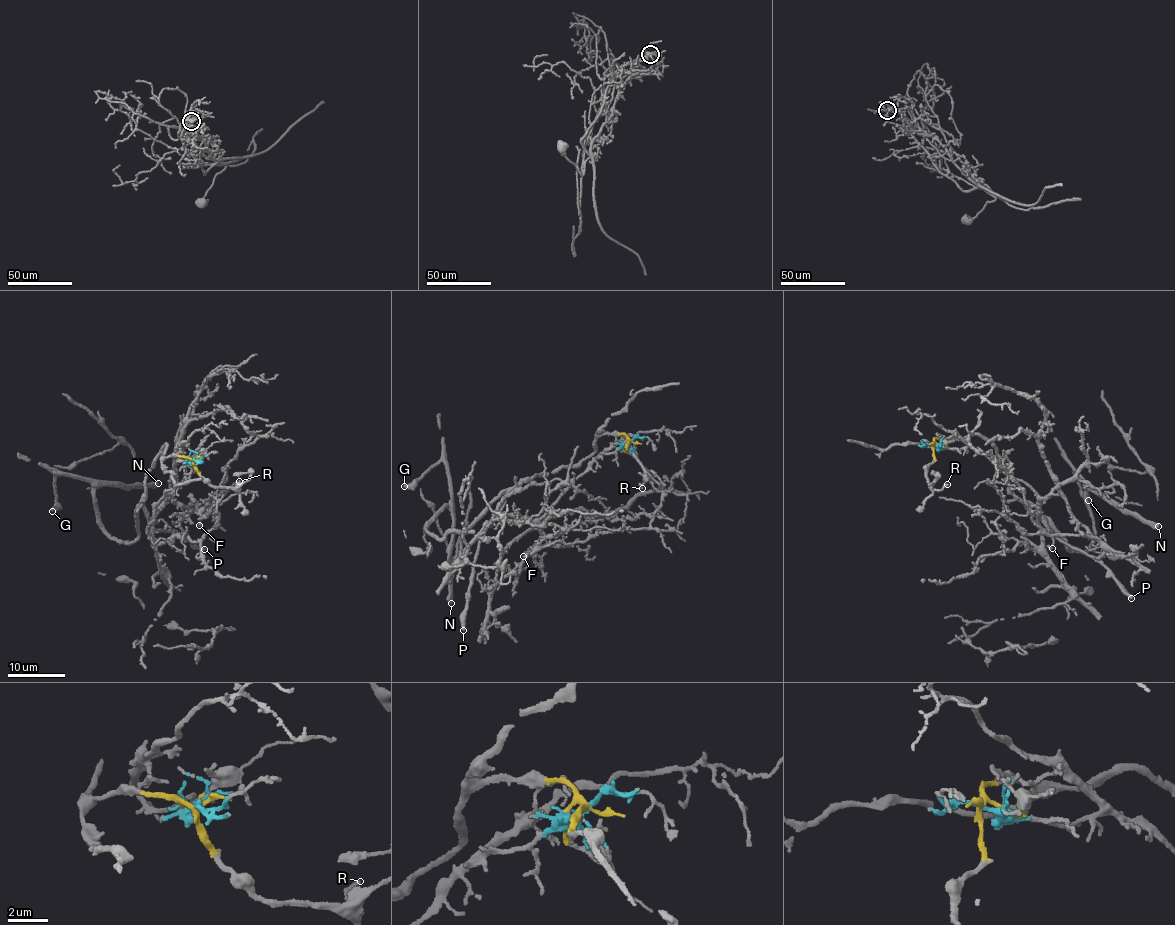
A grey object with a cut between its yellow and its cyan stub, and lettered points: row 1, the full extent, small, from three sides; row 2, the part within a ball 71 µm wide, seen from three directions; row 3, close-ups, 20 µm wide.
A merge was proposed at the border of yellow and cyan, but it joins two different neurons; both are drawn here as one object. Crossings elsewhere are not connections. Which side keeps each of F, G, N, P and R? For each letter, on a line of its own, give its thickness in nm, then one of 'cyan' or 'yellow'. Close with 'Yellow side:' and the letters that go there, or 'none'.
F: 220 nm thick; cyan
G: 360 nm thick; yellow
N: 420 nm thick; yellow
P: 360 nm thick; yellow
R: 240 nm thick; yellow
Yellow side: G, N, P, R

